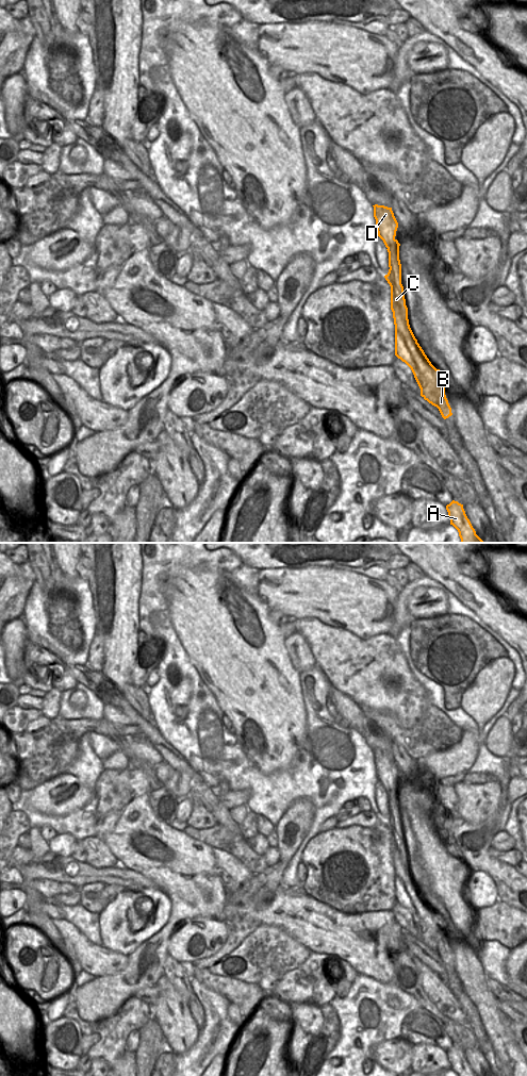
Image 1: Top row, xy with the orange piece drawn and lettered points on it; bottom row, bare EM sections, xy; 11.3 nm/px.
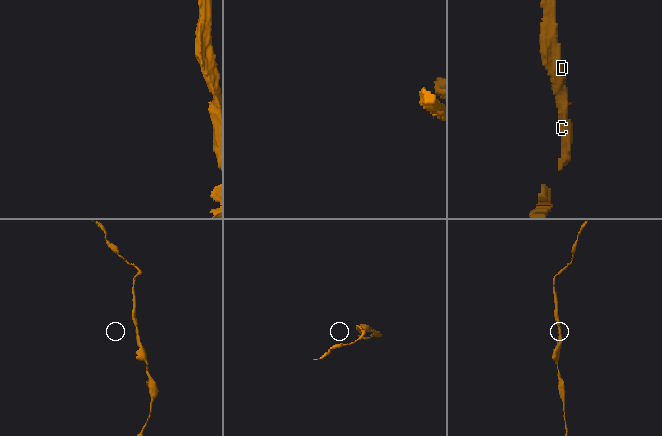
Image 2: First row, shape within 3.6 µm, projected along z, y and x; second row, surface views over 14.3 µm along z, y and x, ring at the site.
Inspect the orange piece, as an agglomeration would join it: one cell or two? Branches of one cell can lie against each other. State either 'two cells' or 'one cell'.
one cell

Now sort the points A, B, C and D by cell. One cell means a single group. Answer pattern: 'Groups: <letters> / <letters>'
Groups: A B C D.

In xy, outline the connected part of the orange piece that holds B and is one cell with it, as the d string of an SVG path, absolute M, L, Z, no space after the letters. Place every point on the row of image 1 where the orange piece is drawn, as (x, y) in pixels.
M375 204L378 236L383 241L389 252L389 272L384 276L391 286L391 310L395 325L395 355L412 370L421 388L421 396L437 407L444 419L452 415L445 395L444 377L437 369L417 343L408 319L408 308L401 284L401 264L399 260L400 244L395 238L398 222L392 208Z

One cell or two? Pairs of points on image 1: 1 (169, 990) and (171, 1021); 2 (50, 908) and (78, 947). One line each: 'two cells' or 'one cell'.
1: one cell
2: two cells

